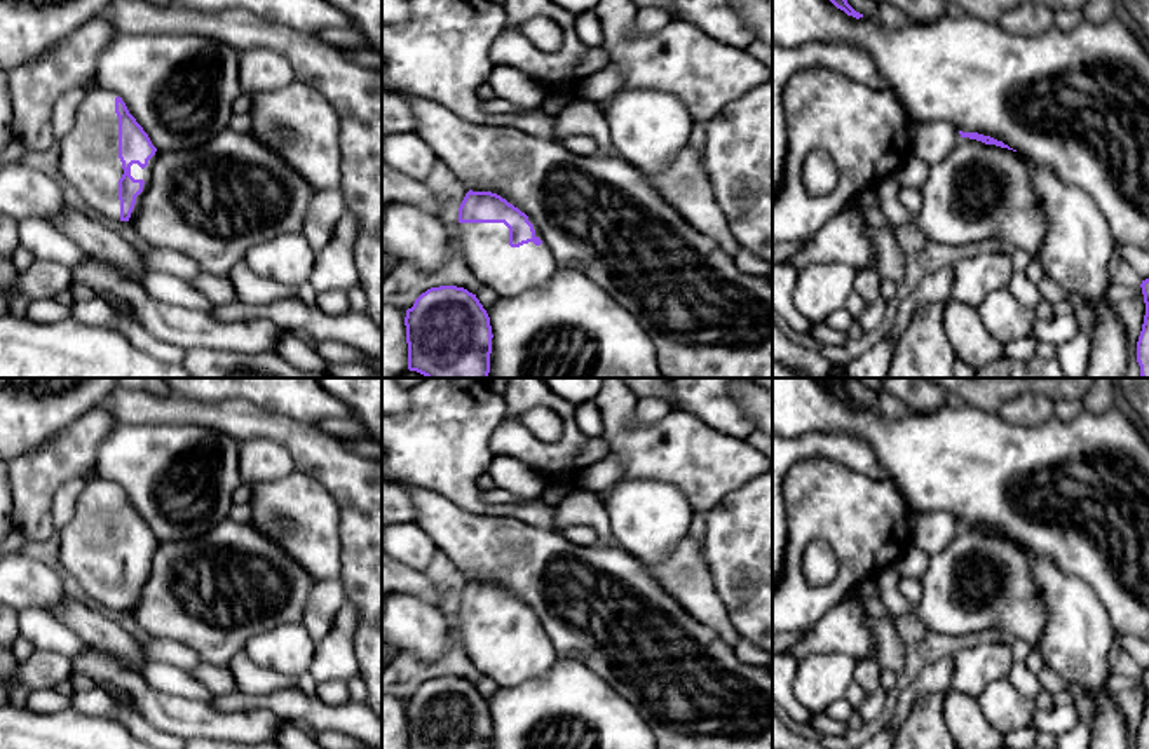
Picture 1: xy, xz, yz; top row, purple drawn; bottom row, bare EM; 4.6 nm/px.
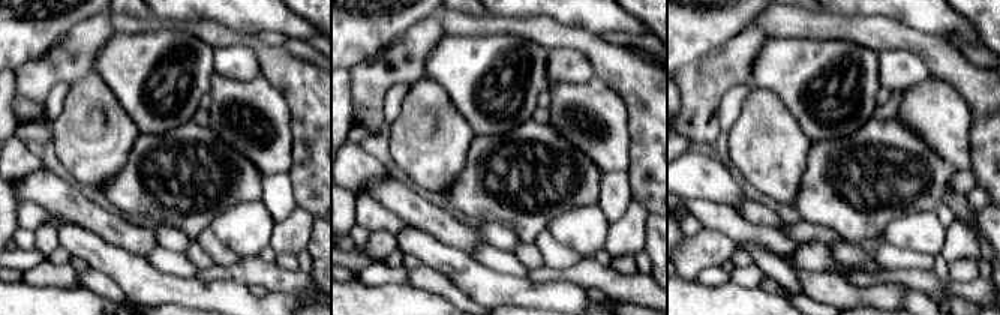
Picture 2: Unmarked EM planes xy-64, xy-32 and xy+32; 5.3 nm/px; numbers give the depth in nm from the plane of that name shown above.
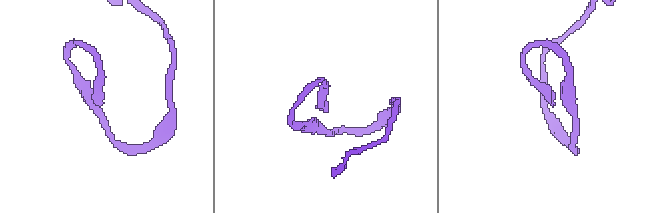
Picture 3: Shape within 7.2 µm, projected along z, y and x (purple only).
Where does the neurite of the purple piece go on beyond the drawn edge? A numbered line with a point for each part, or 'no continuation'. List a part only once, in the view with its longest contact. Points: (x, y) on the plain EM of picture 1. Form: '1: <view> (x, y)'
1: xz (598, 605)

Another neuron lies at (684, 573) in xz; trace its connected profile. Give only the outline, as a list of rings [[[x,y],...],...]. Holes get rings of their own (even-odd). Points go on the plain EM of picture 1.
[[[685,535],[675,550],[657,563],[643,563],[652,578],[671,594],[699,624],[715,631],[724,643],[736,646],[739,634],[718,597],[703,554],[703,540]]]

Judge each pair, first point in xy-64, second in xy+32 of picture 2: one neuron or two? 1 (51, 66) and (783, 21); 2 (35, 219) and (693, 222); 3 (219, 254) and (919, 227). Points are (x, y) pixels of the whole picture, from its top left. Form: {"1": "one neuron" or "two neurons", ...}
{"1": "two neurons", "2": "two neurons", "3": "two neurons"}

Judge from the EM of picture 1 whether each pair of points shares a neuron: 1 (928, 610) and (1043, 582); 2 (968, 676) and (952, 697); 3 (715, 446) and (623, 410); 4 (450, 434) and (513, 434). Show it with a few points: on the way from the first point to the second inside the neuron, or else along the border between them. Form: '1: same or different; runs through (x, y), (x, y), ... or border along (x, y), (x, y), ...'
1: same; runs through (956, 610), (979, 612), (1003, 593), (1015, 593)
2: different; border along (951, 687), (977, 701)
3: same; runs through (687, 446), (640, 446), (632, 438)
4: different; border along (503, 396), (506, 417), (490, 438), (494, 453)

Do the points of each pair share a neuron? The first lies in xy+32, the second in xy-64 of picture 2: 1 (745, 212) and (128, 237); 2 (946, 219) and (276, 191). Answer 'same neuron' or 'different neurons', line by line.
1: same neuron
2: same neuron

